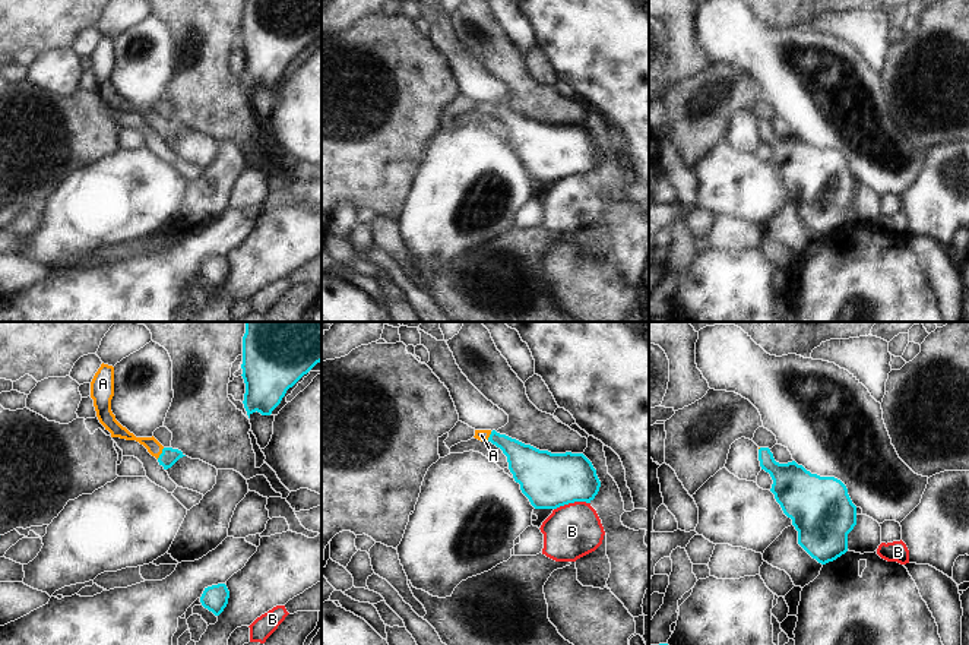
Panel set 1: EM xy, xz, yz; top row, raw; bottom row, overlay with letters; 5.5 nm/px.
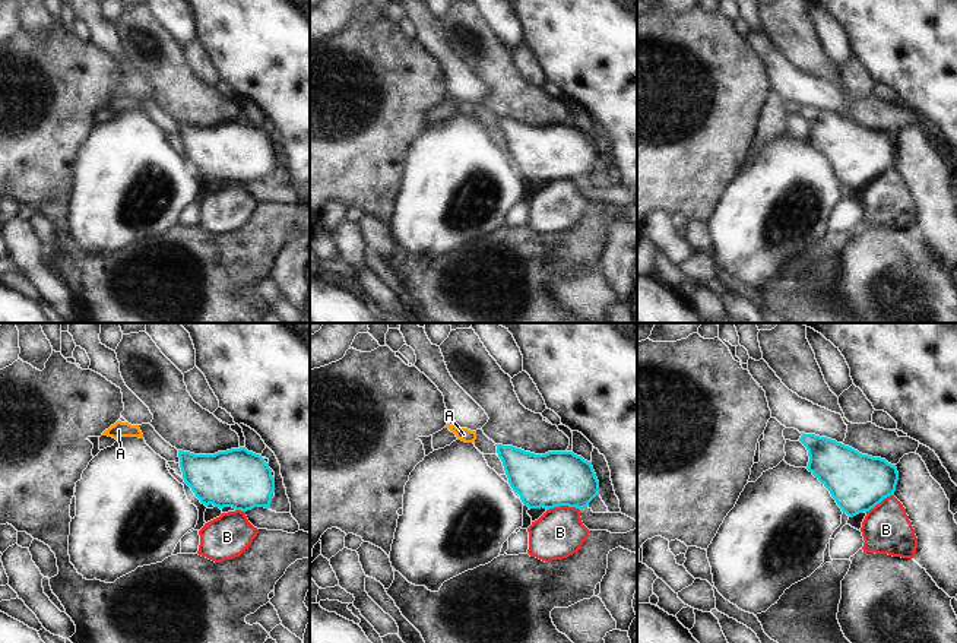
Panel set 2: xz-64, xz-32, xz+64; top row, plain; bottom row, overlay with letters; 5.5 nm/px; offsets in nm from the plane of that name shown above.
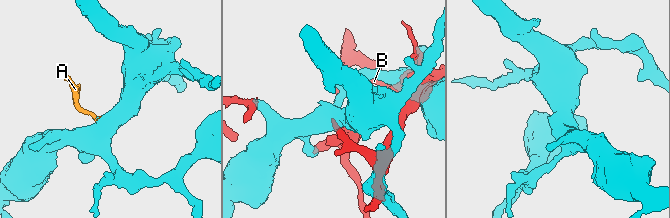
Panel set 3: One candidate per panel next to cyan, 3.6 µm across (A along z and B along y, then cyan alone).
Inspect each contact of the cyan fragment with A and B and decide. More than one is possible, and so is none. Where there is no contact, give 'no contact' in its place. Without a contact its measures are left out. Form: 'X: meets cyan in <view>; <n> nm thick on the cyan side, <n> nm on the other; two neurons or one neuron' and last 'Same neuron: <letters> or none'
A: meets cyan in xy; 90 nm thick on the cyan side, 80 nm on the other; one neuron
B: meets cyan in xz; 300 nm thick on the cyan side, 300 nm on the other; two neurons
Same neuron: A

